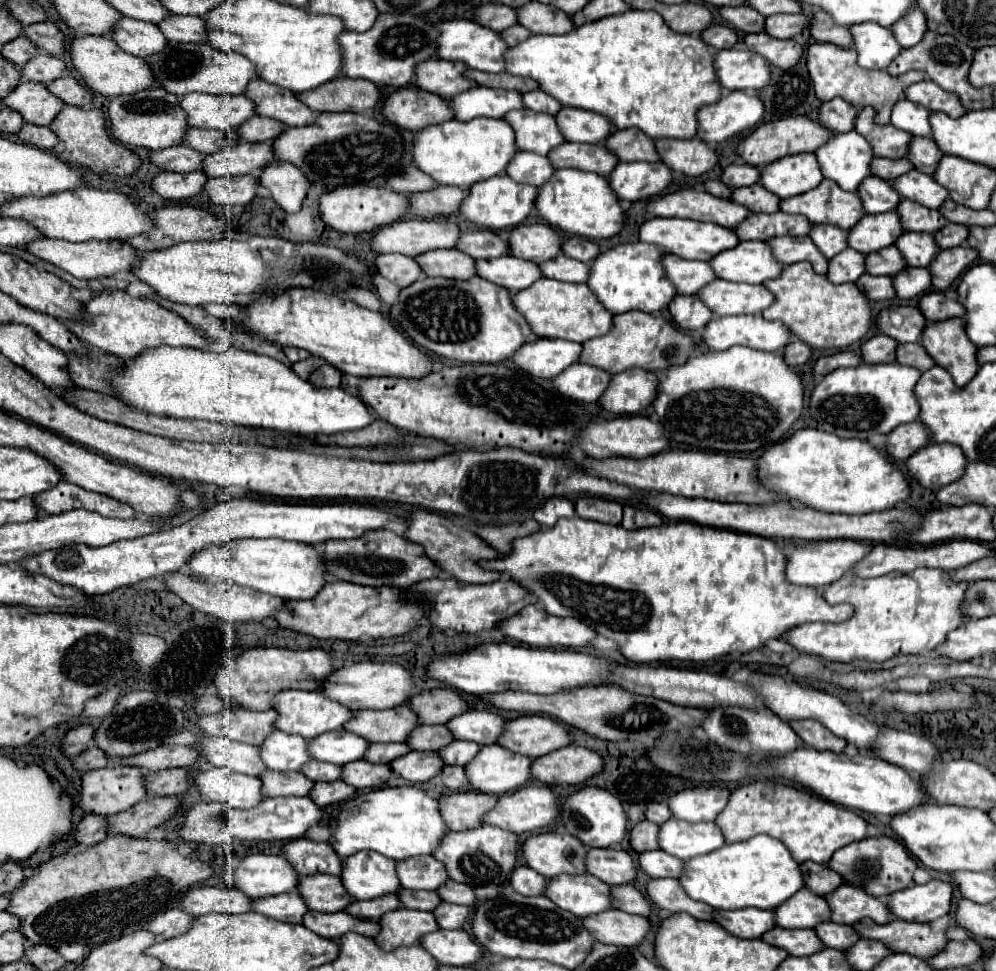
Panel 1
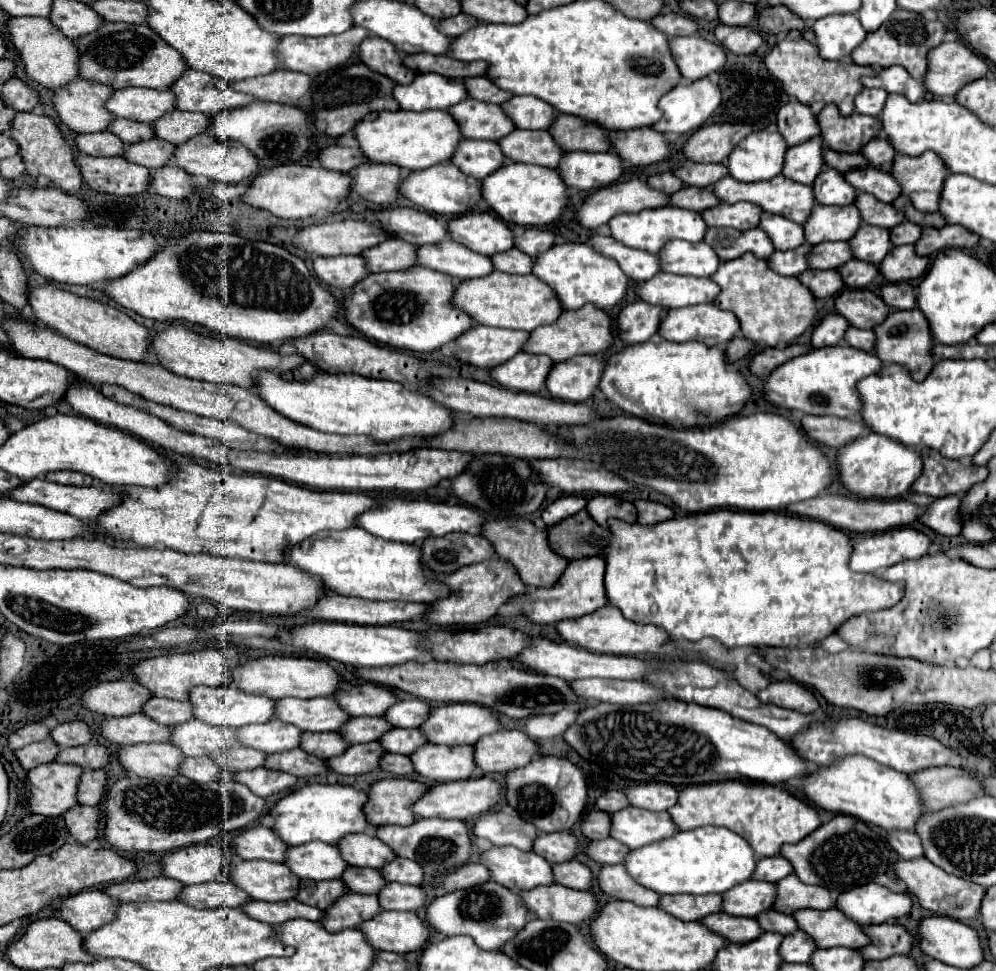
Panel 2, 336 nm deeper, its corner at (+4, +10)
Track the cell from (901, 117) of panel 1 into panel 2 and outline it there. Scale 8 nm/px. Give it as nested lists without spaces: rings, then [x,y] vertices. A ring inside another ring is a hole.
[[[863,88],[857,96],[855,96],[855,110],[859,114],[869,114],[869,116],[879,116],[881,108],[885,106],[885,90],[869,90]]]

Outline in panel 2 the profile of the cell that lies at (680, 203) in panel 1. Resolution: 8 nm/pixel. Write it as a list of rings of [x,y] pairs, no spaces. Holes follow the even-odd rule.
[[[643,180],[615,182],[611,186],[599,188],[585,198],[581,208],[575,210],[575,220],[589,230],[607,224],[611,216],[623,212],[641,212],[645,208],[667,206],[669,196],[663,192],[653,192]]]

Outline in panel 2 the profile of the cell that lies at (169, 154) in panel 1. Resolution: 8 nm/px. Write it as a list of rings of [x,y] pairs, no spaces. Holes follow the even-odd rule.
[[[107,130],[93,134],[77,134],[75,144],[79,152],[89,156],[121,156],[121,150],[125,148],[125,144]]]

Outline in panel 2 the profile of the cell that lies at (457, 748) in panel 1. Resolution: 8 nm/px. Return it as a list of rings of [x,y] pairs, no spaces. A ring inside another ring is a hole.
[[[393,728],[379,738],[379,744],[383,746],[385,752],[395,752],[395,754],[409,756],[409,754],[413,754],[413,750],[427,744],[427,740],[417,728],[409,728],[409,730]]]

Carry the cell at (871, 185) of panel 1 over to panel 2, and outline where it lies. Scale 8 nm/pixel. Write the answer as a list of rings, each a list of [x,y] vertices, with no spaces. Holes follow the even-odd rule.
[[[825,168],[825,172],[821,172],[817,176],[817,180],[813,182],[813,194],[815,200],[819,204],[837,204],[837,206],[845,206],[845,204],[853,204],[857,190],[853,190],[849,184],[845,184],[843,174],[839,174],[833,168]]]

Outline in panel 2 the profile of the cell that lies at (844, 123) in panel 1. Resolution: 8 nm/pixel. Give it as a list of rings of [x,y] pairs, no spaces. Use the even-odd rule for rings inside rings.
[[[789,100],[785,106],[777,112],[777,130],[783,136],[783,140],[789,146],[803,144],[805,140],[811,140],[819,136],[817,118],[805,104],[797,104],[797,100]]]

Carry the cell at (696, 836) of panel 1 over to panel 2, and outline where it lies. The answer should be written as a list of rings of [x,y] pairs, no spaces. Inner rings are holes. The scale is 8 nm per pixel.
[[[627,806],[611,814],[609,836],[631,850],[657,840],[665,840],[673,836],[673,832],[677,832],[677,826],[669,820],[667,812],[649,812]]]

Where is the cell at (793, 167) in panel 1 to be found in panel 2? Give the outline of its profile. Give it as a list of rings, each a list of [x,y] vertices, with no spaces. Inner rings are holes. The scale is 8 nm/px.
[[[751,132],[727,158],[729,176],[739,182],[769,180],[781,174],[787,144],[777,132]]]

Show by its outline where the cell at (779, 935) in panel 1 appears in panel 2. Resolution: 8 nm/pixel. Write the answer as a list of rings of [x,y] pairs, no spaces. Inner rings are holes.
[[[725,912],[705,916],[701,924],[707,926],[711,932],[727,938],[729,942],[749,942],[761,934],[755,918],[739,918],[739,916],[729,916]]]

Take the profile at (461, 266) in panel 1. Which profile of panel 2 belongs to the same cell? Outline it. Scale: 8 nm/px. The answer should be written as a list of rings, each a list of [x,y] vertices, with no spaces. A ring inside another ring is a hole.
[[[389,238],[373,248],[361,252],[365,266],[369,272],[391,272],[391,270],[405,270],[415,266],[415,250],[417,246],[405,244],[403,240]]]

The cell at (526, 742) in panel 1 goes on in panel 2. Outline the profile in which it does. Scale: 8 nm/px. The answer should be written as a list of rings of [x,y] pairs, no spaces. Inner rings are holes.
[[[477,704],[431,706],[429,716],[419,726],[431,744],[473,744],[489,732],[497,732],[499,720],[491,710]]]

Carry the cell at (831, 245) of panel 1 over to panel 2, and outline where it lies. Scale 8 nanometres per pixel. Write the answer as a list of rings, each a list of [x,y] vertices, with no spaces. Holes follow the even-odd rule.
[[[763,212],[759,228],[767,232],[775,250],[793,250],[805,242],[803,226],[793,224],[791,220],[785,220],[783,216],[777,216],[777,214]]]

